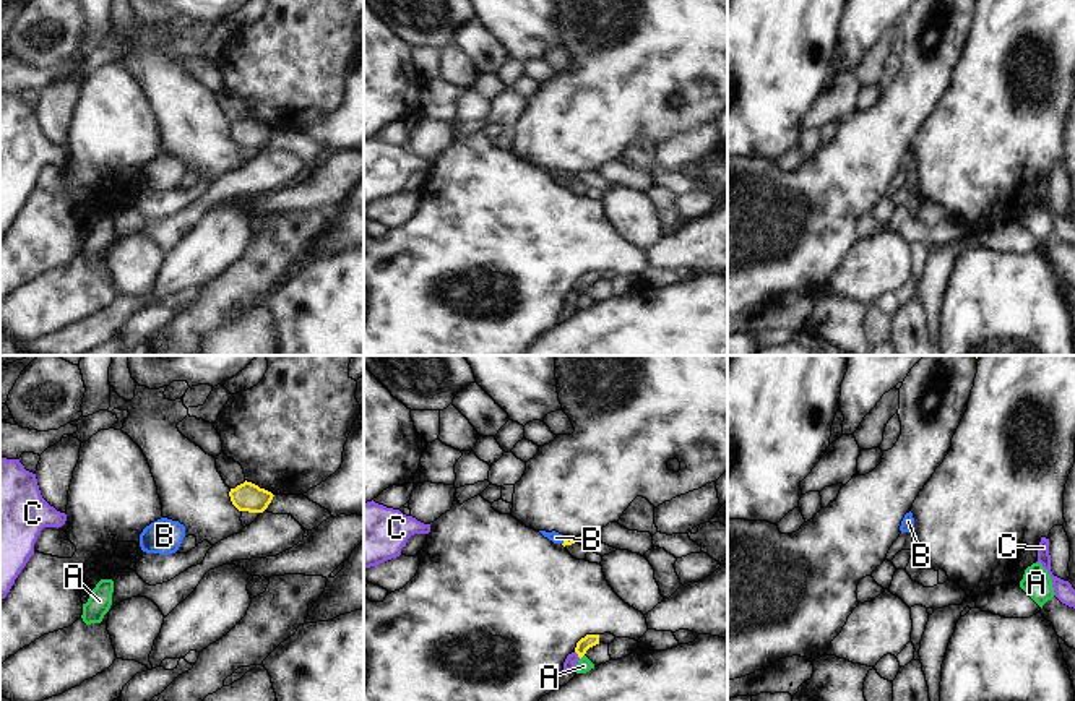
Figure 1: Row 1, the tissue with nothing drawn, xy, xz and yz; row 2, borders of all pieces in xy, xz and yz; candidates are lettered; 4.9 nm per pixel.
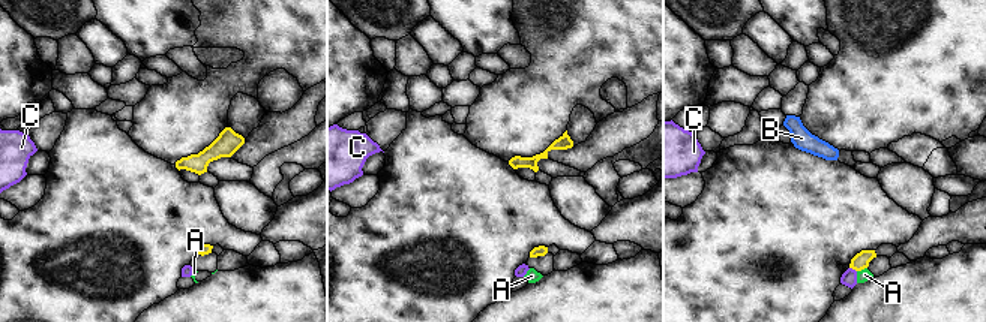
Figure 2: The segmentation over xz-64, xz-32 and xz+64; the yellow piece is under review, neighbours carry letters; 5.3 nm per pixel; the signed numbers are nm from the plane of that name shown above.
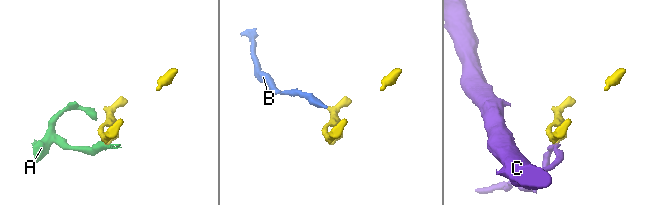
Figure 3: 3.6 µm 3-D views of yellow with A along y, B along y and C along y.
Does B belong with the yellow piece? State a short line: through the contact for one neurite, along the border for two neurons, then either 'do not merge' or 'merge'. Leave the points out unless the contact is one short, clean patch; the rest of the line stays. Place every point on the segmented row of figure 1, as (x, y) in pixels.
xz (569, 541), (564, 541), (556, 537) | merge

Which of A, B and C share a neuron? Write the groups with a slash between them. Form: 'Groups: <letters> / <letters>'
Groups: A / B / C

